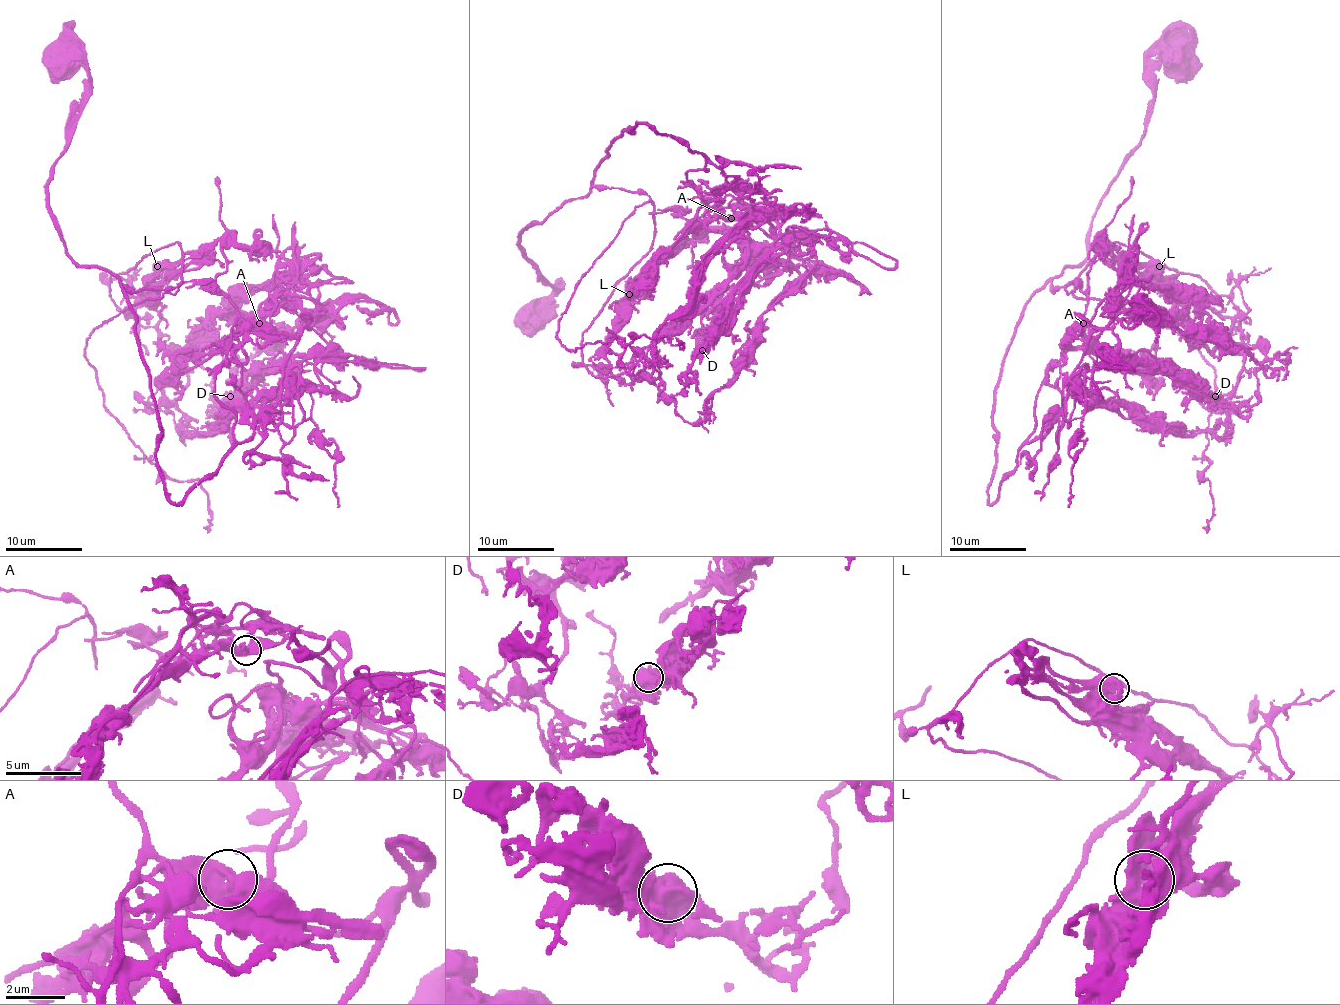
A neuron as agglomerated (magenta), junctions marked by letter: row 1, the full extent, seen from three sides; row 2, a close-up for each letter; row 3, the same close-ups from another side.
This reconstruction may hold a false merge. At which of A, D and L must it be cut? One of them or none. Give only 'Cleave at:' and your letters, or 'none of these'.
Cleave at: none of these

